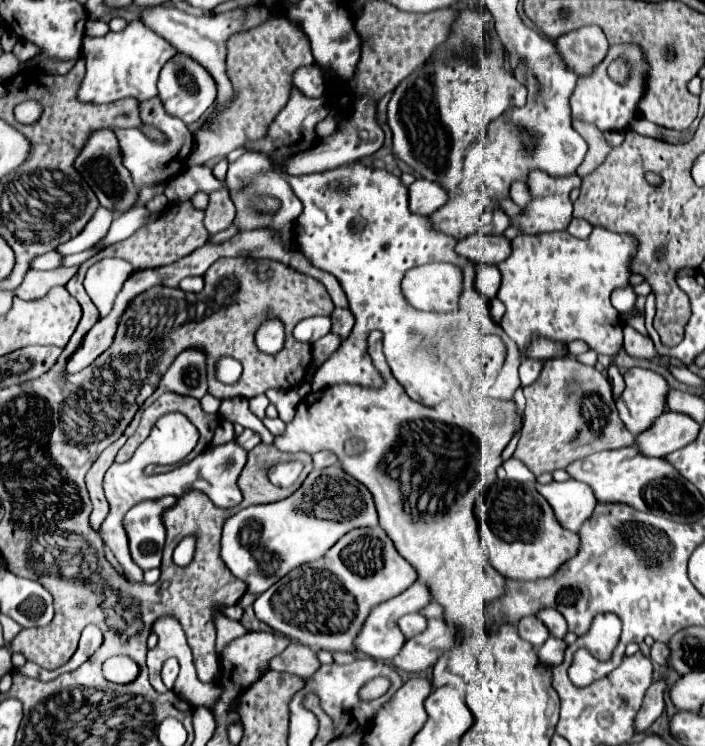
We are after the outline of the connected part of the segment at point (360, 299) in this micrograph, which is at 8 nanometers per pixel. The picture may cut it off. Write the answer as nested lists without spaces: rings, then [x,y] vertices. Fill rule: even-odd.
[[[356,164],[352,168],[342,166],[320,174],[288,176],[288,182],[304,204],[298,218],[298,244],[316,268],[338,278],[356,318],[352,334],[316,370],[312,390],[322,390],[338,380],[366,388],[382,388],[384,378],[374,368],[366,344],[368,334],[382,328],[384,354],[392,374],[412,400],[434,406],[448,396],[450,386],[464,388],[470,396],[490,396],[492,370],[480,366],[478,346],[484,332],[496,334],[498,324],[490,318],[488,300],[474,287],[475,271],[472,268],[464,270],[462,260],[467,259],[454,254],[454,238],[438,232],[438,228],[430,224],[430,218],[410,212],[408,188],[400,178],[386,170],[372,170]],[[428,262],[452,263],[462,270],[463,290],[458,312],[414,310],[404,298],[401,281],[406,270]]]

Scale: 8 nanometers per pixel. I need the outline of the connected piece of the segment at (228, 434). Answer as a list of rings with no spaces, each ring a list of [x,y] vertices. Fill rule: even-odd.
[[[222,421],[214,432],[212,444],[226,444],[230,440],[234,440],[234,426],[228,421]]]

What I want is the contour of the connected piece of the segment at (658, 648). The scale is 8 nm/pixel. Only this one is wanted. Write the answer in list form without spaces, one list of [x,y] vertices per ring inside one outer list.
[[[654,642],[652,652],[650,652],[650,660],[656,662],[658,666],[670,670],[670,668],[668,668],[668,656],[670,656],[670,648],[668,648],[668,644],[664,644],[664,642]]]

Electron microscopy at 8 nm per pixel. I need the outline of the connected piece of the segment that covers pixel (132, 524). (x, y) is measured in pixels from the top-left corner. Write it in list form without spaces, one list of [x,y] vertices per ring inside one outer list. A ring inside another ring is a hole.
[[[166,496],[152,502],[140,502],[126,514],[124,528],[130,540],[130,552],[142,570],[160,566],[166,530],[162,524],[162,516],[176,502],[178,500],[174,496]]]

